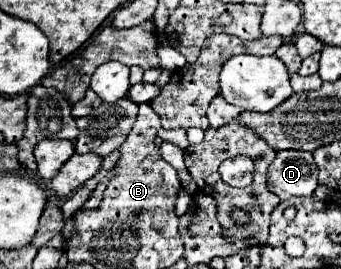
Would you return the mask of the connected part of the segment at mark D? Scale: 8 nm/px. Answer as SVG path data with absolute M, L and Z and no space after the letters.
M279 151L267 173L267 187L281 201L303 195L311 197L317 189L318 168L307 151Z

